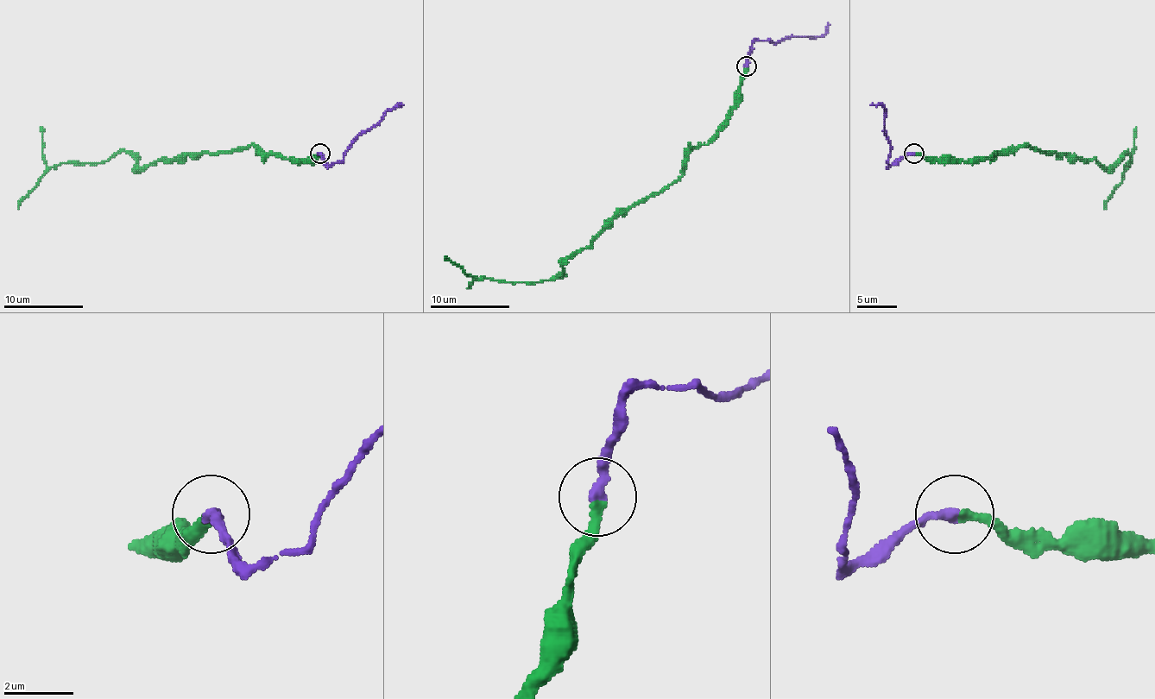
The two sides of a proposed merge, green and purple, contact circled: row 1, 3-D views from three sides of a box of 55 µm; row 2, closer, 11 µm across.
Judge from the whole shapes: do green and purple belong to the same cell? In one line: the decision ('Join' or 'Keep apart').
Join

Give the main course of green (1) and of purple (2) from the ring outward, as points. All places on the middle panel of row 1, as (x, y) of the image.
1: (746, 66), (740, 103), (706, 144), (690, 152), (678, 179), (624, 208), (551, 280), (481, 278), (444, 256)
2: (746, 66), (750, 47), (760, 40), (779, 42), (790, 36), (822, 36), (828, 22)

